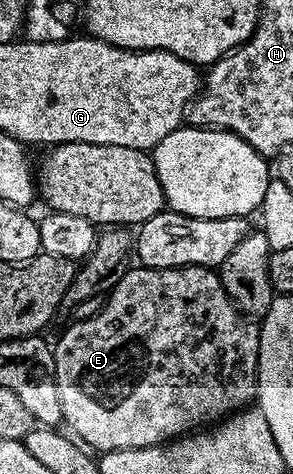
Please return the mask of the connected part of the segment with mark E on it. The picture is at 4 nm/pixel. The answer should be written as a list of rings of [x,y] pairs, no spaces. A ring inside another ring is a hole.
[[[163,268],[160,274],[155,276],[158,277],[151,282],[150,292],[122,292],[123,290],[118,290],[113,293],[114,324],[74,322],[71,328],[63,330],[58,344],[53,345],[56,382],[58,383],[65,427],[70,427],[69,431],[83,445],[89,446],[91,449],[98,448],[99,453],[128,450],[129,448],[147,448],[153,444],[164,444],[179,439],[195,430],[202,430],[217,421],[225,420],[227,416],[245,409],[258,394],[259,325],[243,316],[238,311],[238,307],[231,302],[220,282],[217,271],[212,268]]]

